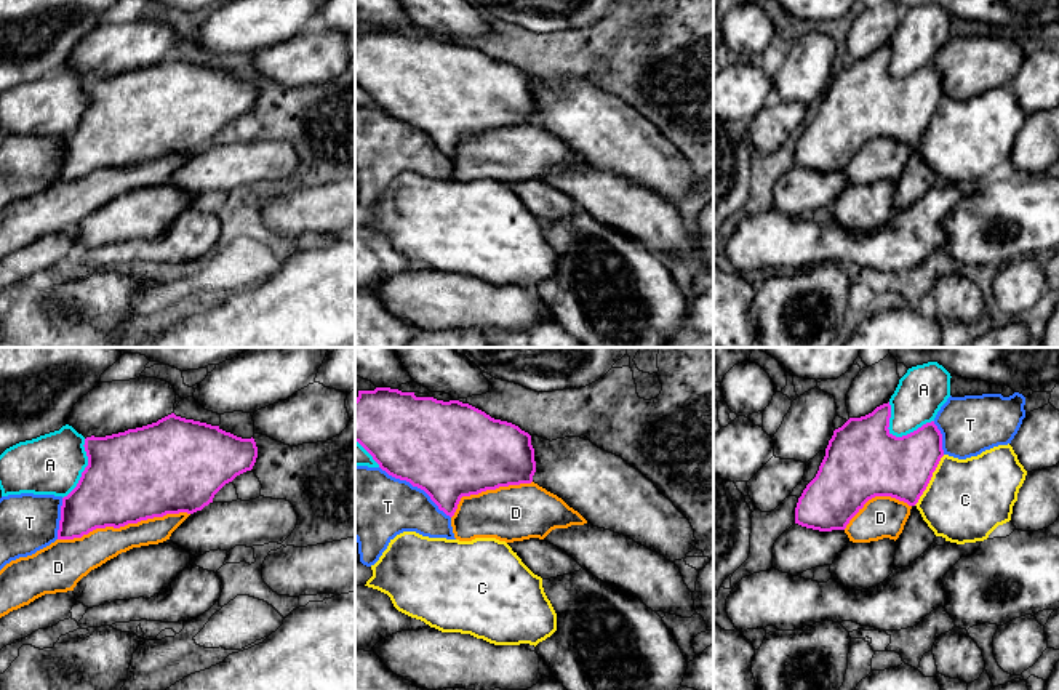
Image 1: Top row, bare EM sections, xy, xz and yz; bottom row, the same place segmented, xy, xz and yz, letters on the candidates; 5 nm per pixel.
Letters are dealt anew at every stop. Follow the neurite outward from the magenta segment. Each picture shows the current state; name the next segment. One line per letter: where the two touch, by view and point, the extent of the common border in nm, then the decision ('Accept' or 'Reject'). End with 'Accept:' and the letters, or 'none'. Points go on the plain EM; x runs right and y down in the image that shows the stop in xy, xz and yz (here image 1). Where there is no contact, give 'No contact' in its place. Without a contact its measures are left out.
A: Touches magenta at yz (898, 79). Shared border 260 nm. Reject
C: Touches magenta at yz (930, 120). Shared border 300 nm. Reject
D: Touches magenta at xy (123, 167). Shared border 700 nm. Reject
T: Touches magenta at xz (416, 127). Shared border 440 nm. Reject
Accept: none

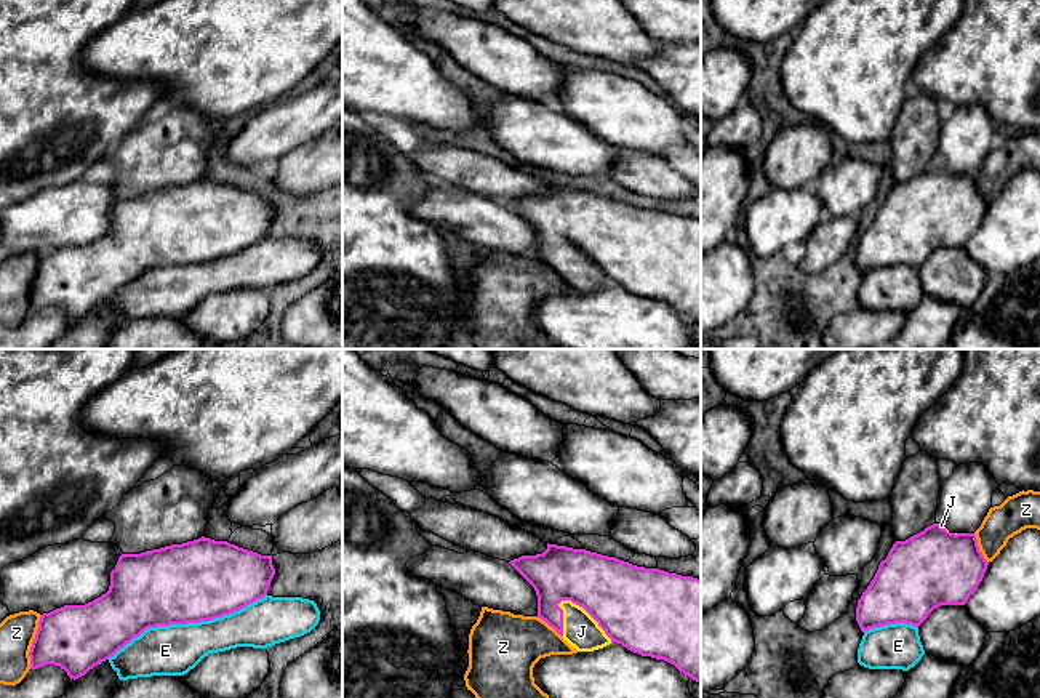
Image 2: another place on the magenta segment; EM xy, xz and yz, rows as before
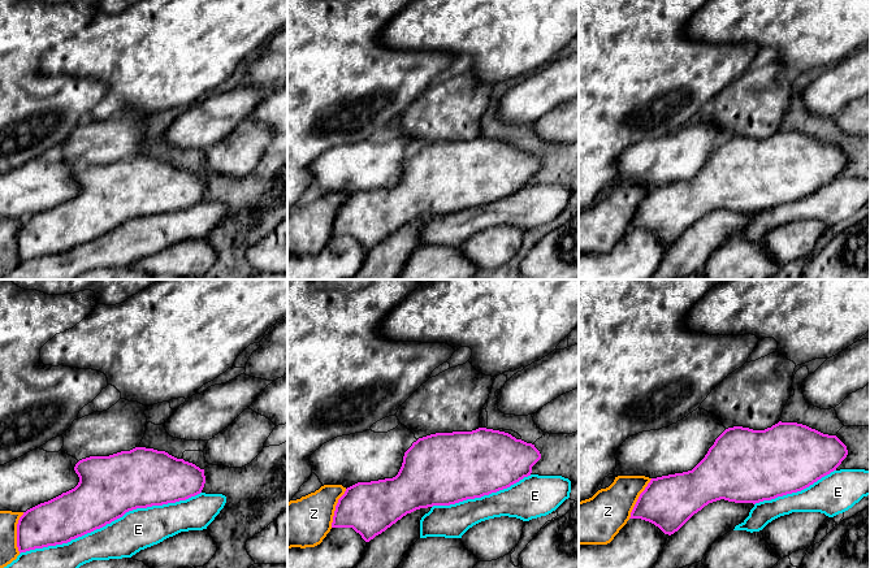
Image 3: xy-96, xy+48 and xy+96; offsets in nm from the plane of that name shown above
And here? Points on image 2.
E: Touches magenta at xy (186, 264). Shared border 850 nm. Reject
J: Touches magenta at xz (586, 252). Shared border 340 nm. Accept
Z: Touches magenta at xy (32, 284). Shared border 280 nm. Reject
Accept: J

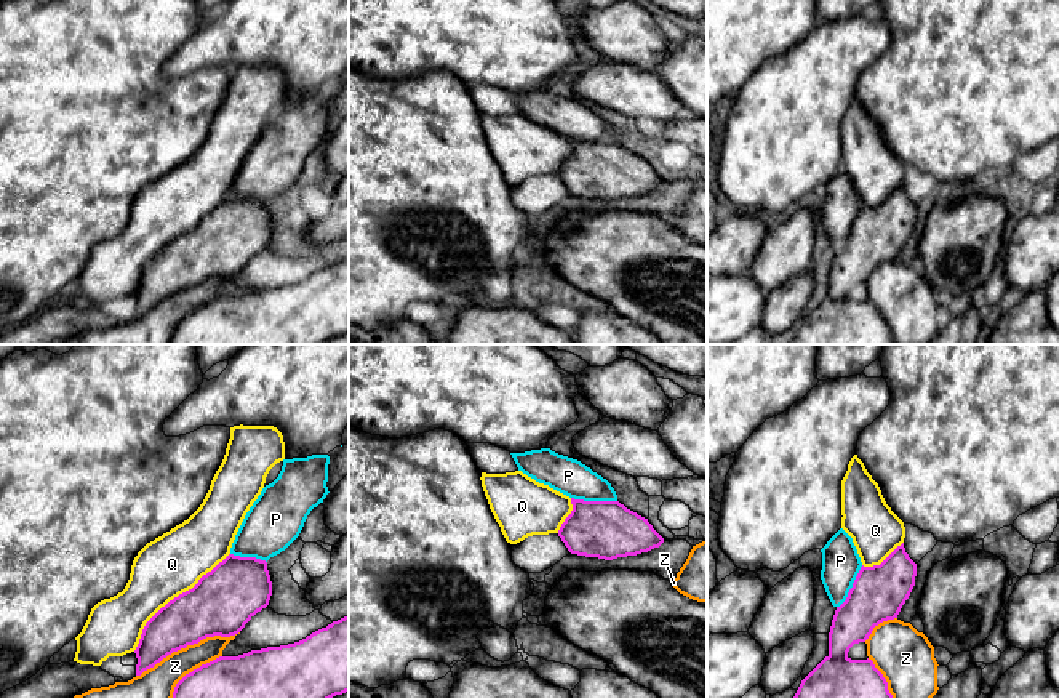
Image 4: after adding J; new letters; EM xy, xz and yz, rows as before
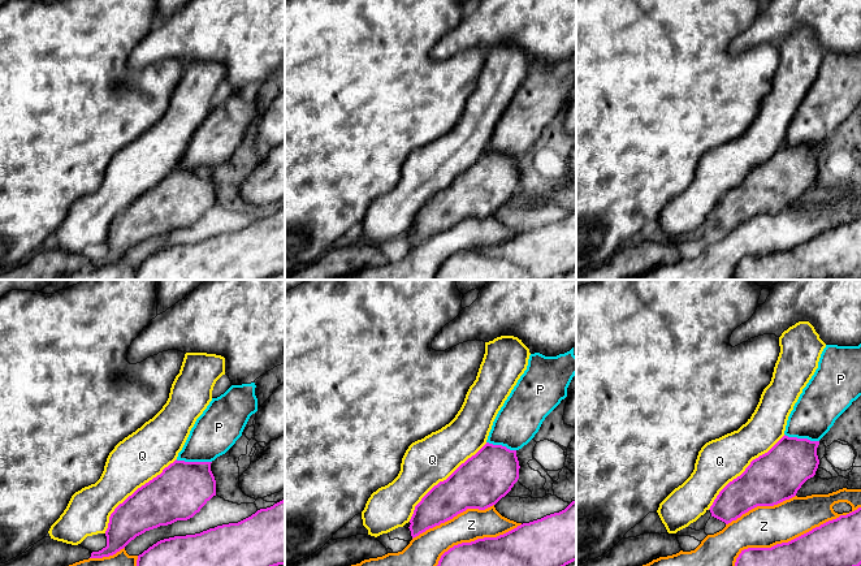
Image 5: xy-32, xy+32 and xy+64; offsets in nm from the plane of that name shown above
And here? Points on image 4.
P: Touches magenta at xz (594, 143). Shared border 240 nm. Reject
Q: Touches magenta at xy (175, 239). Shared border 700 nm. Reject
Z: Touches magenta at xy (187, 285). Shared border 550 nm. Reject
Accept: none

